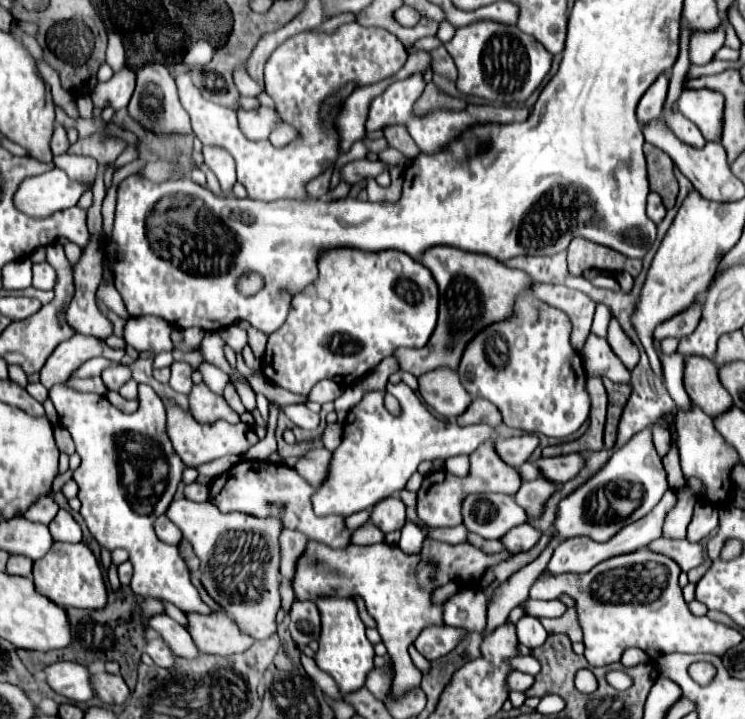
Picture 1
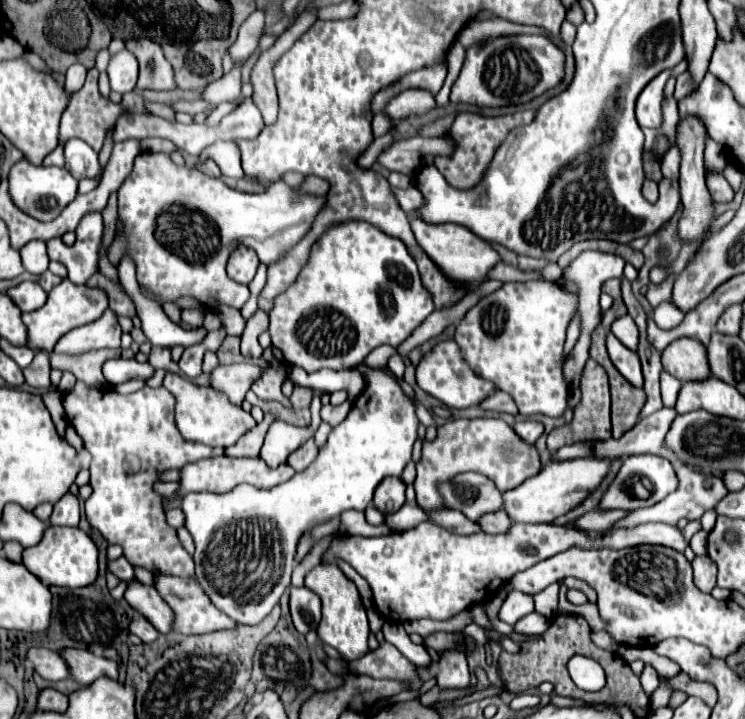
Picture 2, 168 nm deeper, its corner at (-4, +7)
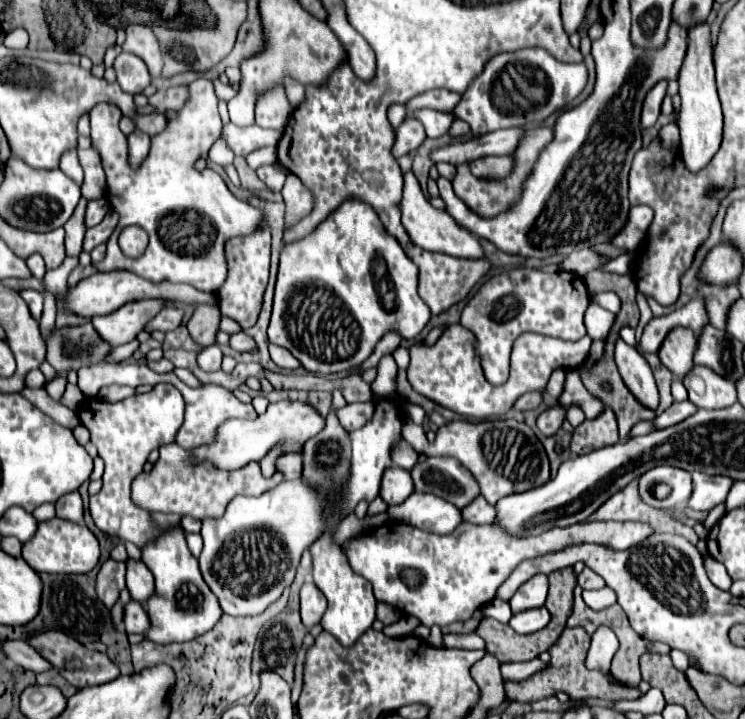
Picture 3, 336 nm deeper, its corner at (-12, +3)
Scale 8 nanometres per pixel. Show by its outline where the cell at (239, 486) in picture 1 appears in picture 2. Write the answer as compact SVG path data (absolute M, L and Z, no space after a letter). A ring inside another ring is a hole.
M214 456L214 458L206 458L202 462L192 462L192 464L180 468L180 482L178 482L176 496L184 498L190 492L216 492L216 494L220 494L220 492L232 490L232 486L238 486L242 482L252 484L256 488L272 488L276 484L286 482L292 476L294 476L294 470L288 464L280 464L278 468L270 468L270 466L266 466L266 462L262 458Z

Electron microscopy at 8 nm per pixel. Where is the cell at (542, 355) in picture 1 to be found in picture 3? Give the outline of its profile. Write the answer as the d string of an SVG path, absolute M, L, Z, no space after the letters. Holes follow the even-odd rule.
M516 268L488 280L466 304L460 324L476 336L478 356L482 360L486 380L490 384L502 384L510 374L512 346L520 334L534 332L560 340L580 340L586 334L582 322L586 308L588 292L578 274L548 274L532 268Z

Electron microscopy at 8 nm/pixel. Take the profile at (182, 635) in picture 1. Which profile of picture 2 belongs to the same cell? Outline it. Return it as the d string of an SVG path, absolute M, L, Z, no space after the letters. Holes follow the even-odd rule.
M136 578L128 582L128 588L124 592L126 602L138 610L158 632L168 634L172 632L172 610L170 606L160 598L156 588L138 582Z

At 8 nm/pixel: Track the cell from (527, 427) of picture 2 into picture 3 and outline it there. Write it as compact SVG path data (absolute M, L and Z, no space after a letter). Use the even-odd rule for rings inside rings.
M558 404L550 410L544 410L540 416L538 416L538 430L544 434L544 436L554 436L558 432L558 428L562 426L562 420L564 420L564 408Z

